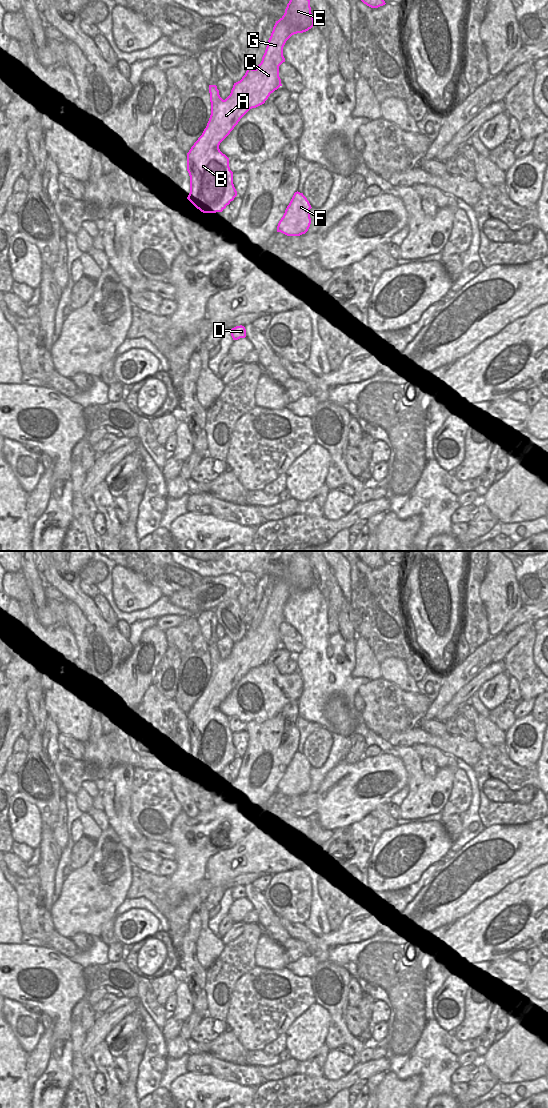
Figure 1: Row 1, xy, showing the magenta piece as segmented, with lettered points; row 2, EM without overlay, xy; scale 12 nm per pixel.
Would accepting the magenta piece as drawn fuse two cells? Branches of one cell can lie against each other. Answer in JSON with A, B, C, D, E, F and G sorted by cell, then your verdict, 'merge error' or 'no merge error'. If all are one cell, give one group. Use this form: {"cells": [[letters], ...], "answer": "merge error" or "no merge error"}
{"cells": [["A", "B", "C", "D", "E", "F", "G"]], "answer": "no merge error"}

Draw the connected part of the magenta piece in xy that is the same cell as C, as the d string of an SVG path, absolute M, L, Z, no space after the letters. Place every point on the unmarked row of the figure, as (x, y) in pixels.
M293 551L284 575L273 587L261 623L256 629L247 629L242 639L234 643L230 655L225 660L220 657L216 645L209 645L211 675L202 695L187 713L187 731L190 736L190 753L187 759L203 773L222 772L237 756L229 718L220 711L219 705L250 669L264 664L270 654L282 646L279 626L285 622L283 607L286 601L292 595L306 592L314 586L310 552Z

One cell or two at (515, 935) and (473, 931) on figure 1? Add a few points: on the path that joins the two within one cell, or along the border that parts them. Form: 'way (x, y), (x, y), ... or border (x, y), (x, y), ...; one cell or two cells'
way (505, 934), (503, 932), (483, 932); one cell

